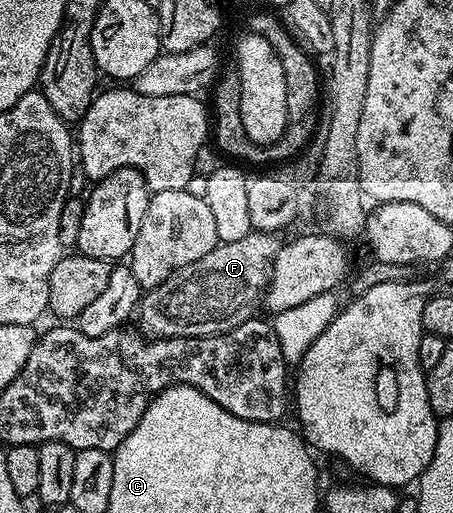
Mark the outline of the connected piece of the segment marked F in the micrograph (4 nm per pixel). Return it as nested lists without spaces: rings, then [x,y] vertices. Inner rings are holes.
[[[253,231],[242,237],[242,241],[219,242],[206,257],[198,257],[190,265],[176,271],[162,285],[151,288],[138,304],[139,326],[149,336],[158,339],[174,337],[206,337],[207,335],[225,335],[230,329],[242,325],[257,314],[256,303],[261,302],[264,290],[268,288],[268,278],[272,275],[272,262],[280,251],[282,243],[275,234],[267,231]]]

